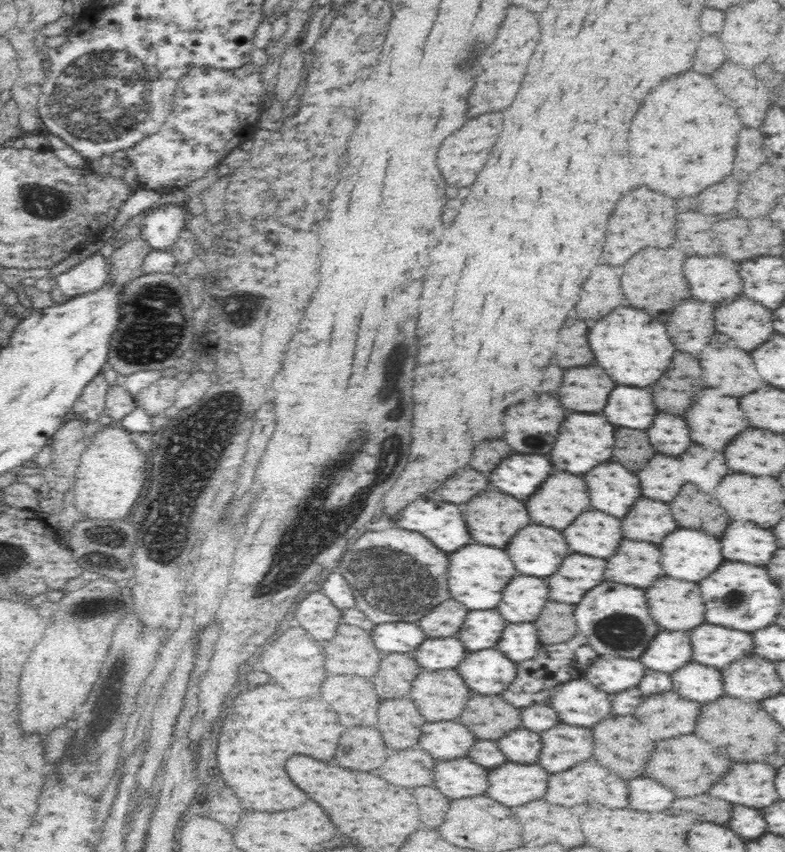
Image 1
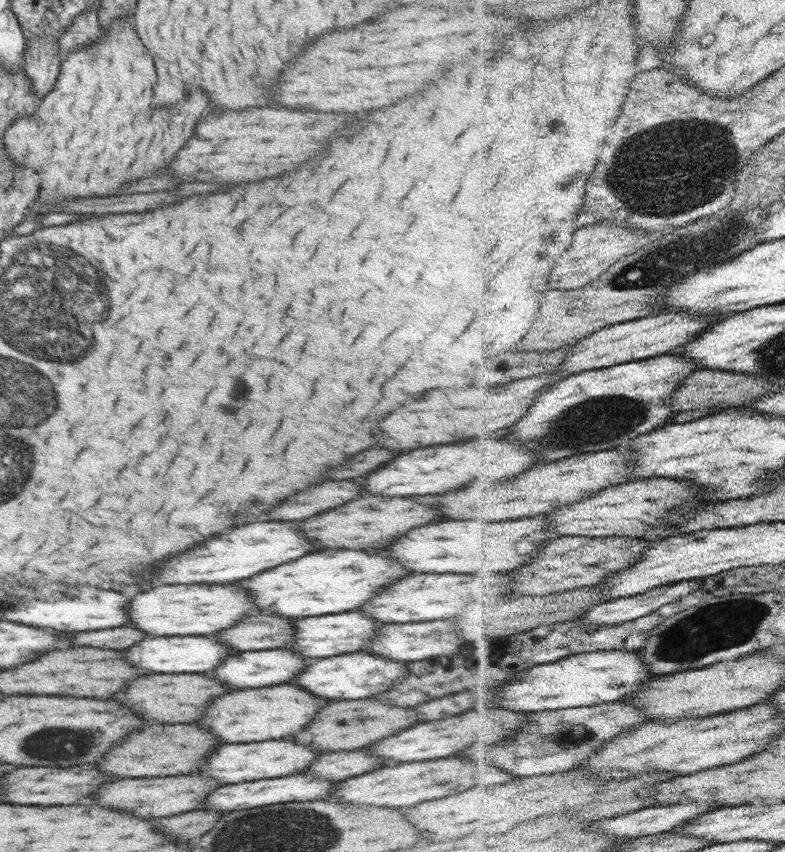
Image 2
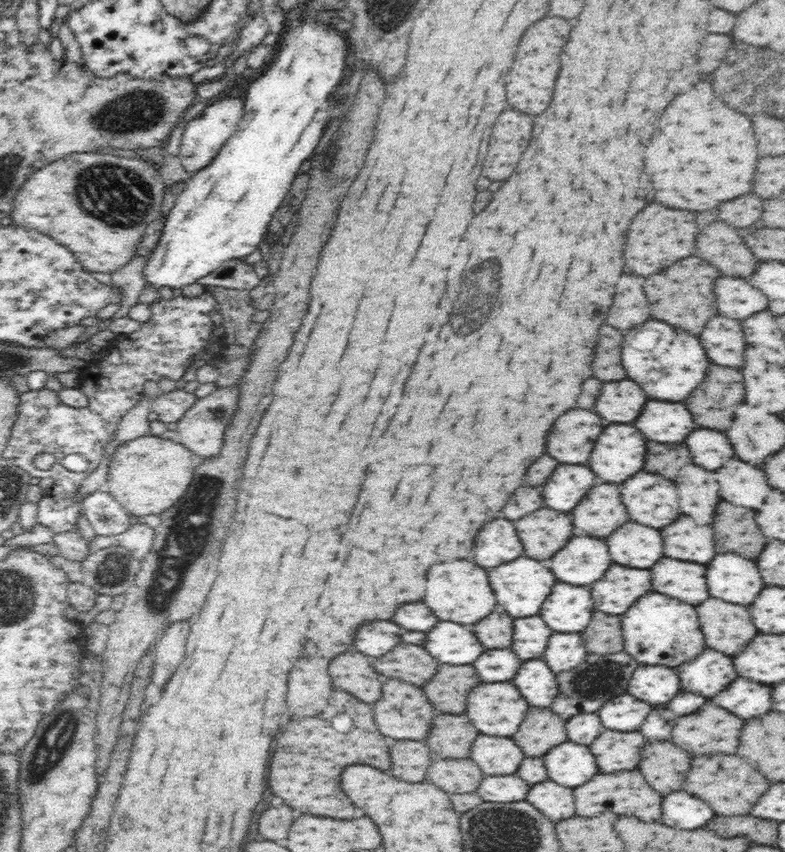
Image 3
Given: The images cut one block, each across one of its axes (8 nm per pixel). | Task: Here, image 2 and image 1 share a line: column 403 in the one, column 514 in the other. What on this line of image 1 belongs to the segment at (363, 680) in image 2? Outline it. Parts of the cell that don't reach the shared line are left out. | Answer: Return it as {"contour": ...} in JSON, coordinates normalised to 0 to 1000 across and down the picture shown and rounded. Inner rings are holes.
{"contour":[[[633,761],[632,763],[611,763],[611,765],[595,764],[591,775],[586,777],[581,786],[589,792],[591,800],[601,812],[614,816],[636,816],[642,812],[647,803],[655,800],[659,789],[657,778],[645,772],[645,769]]]}

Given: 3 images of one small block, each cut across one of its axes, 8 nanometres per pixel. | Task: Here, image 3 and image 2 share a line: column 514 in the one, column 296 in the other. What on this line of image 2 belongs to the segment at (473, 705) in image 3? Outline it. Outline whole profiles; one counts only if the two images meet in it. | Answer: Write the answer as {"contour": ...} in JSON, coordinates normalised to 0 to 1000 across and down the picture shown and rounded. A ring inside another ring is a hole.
{"contour":[[[372,800],[330,809],[297,809],[275,818],[269,829],[264,829],[261,839],[250,849],[268,857],[282,871],[290,873],[367,866],[381,860],[401,842],[405,833],[415,827],[405,824],[418,826],[418,822],[404,818]]]}

